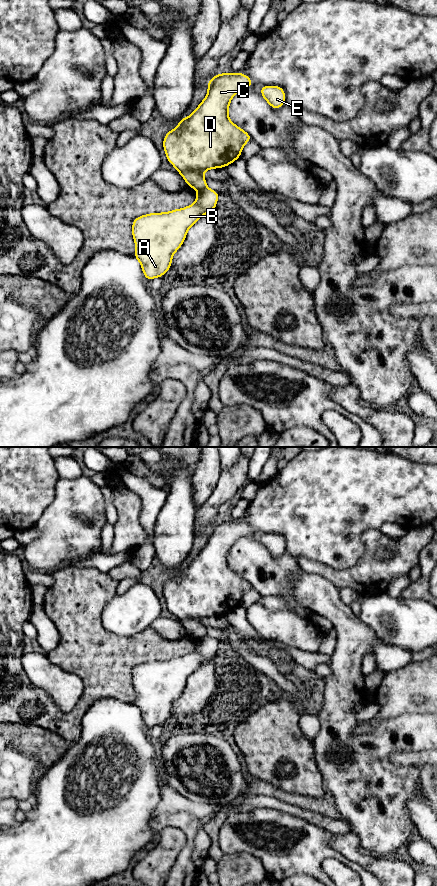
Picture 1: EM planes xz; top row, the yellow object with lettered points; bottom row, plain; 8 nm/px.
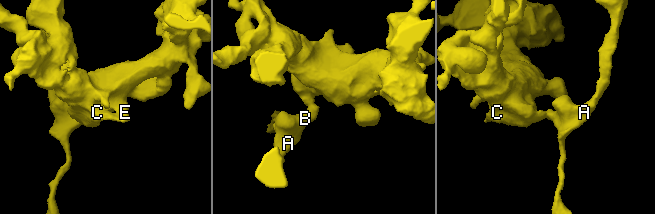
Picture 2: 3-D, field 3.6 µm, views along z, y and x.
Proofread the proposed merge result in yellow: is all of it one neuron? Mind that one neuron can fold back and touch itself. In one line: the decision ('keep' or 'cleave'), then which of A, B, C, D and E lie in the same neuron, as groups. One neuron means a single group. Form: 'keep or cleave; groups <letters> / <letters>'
cleave; groups A B / C D E

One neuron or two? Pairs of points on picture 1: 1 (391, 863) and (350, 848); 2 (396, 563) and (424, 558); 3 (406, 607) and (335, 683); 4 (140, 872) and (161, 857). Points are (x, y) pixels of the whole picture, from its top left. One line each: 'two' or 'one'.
1: one
2: two
3: two
4: one

